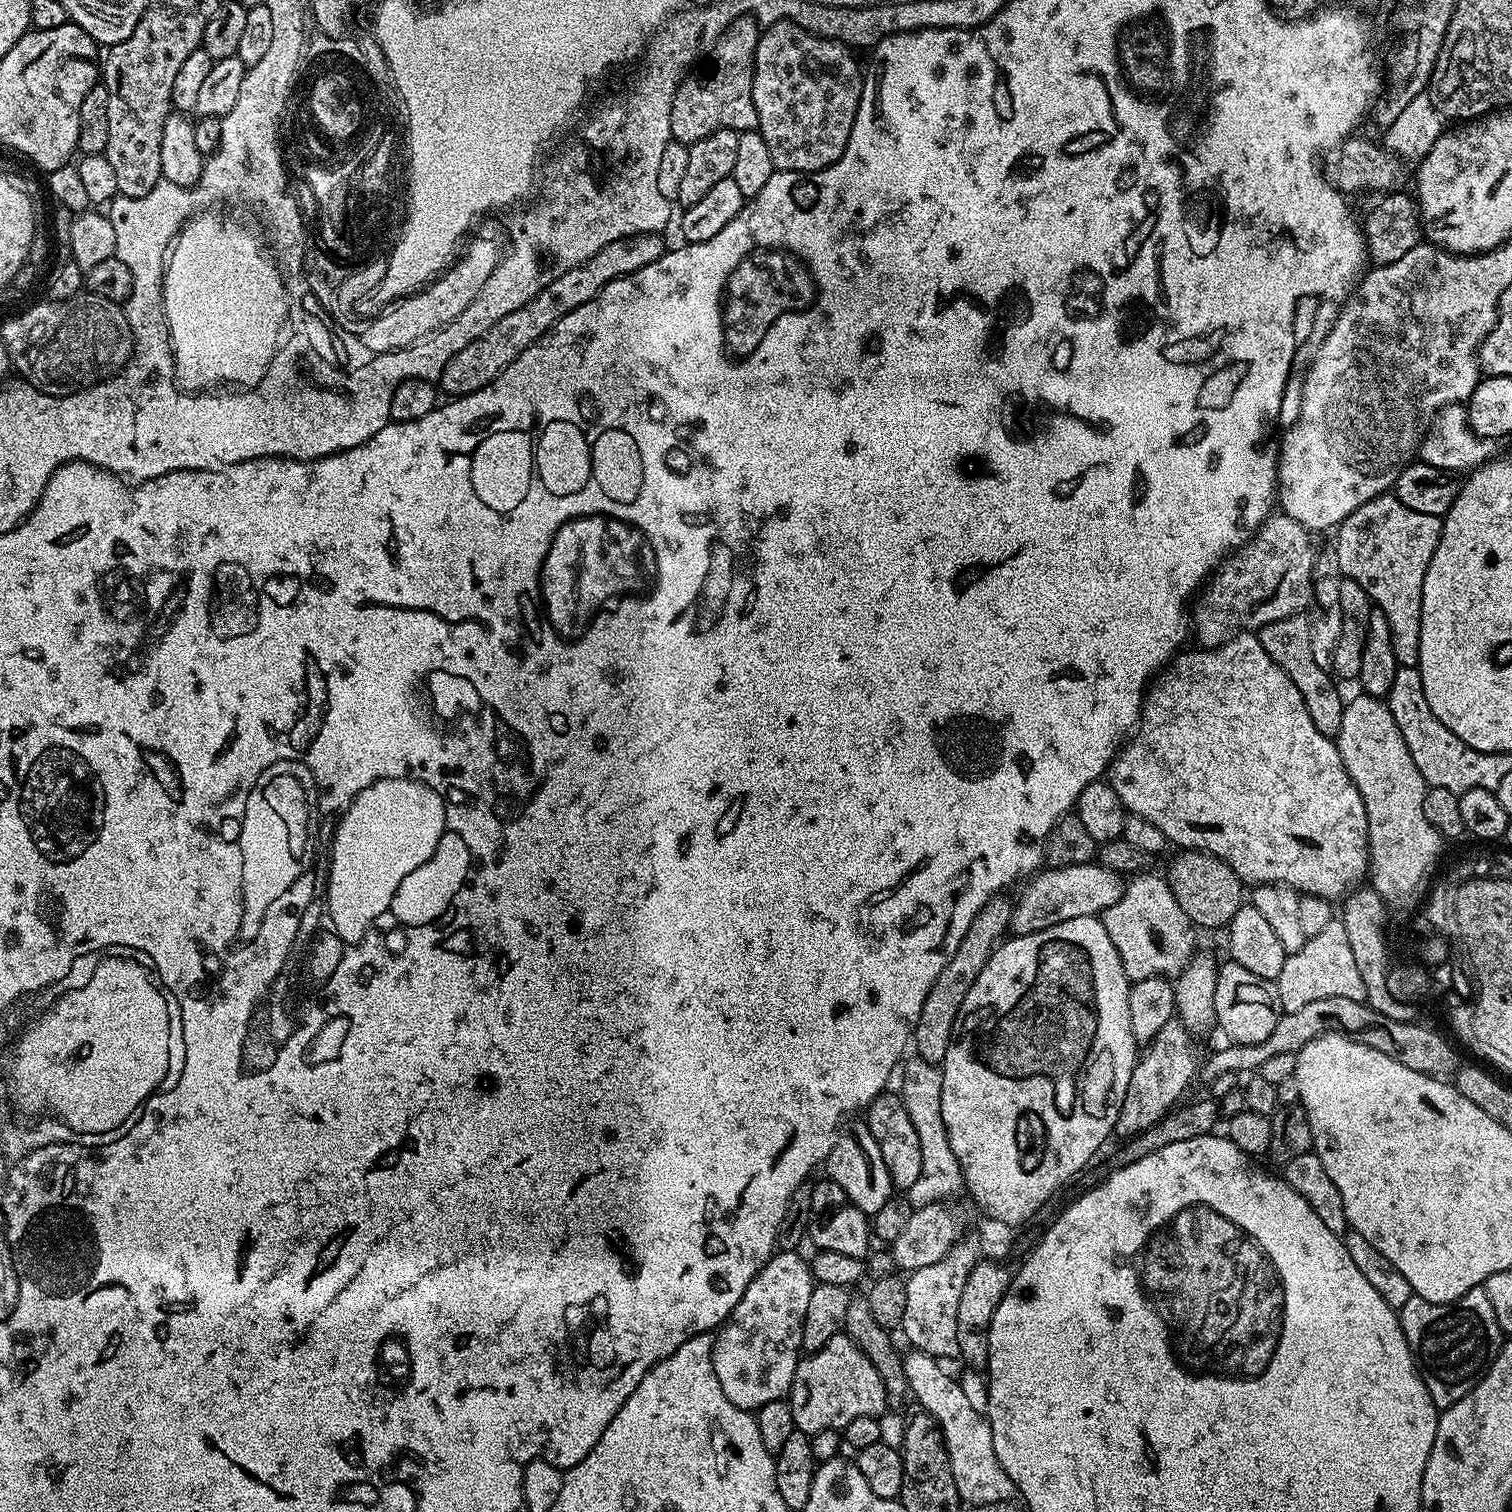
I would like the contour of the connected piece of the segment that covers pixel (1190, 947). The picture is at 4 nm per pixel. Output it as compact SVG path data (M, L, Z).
M1133 875L1125 883L1122 898L1102 914L1106 934L1110 934L1132 982L1155 976L1179 977L1197 951L1197 929L1186 910L1178 906L1178 898L1174 898L1167 879L1163 875L1148 875Z

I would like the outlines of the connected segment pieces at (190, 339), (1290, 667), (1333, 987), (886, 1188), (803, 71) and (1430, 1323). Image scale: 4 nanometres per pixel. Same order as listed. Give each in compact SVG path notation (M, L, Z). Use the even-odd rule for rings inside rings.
M161 178L161 180L159 180L159 181L158 181L158 183L157 183L157 184L156 184L156 185L155 185L155 186L154 186L154 190L150 190L150 194L142 194L142 198L130 198L130 197L129 197L129 196L122 196L122 195L119 195L119 194L117 194L117 196L115 196L115 197L114 197L114 198L113 198L113 199L112 199L112 203L111 203L111 204L109 204L109 205L107 205L107 208L106 208L106 214L107 214L107 215L108 215L108 217L109 217L109 218L110 218L110 226L114 226L114 242L115 242L115 243L116 243L116 255L117 255L117 256L119 256L119 257L120 257L120 260L121 260L121 261L122 261L122 262L126 262L126 266L130 266L130 270L131 270L131 271L132 271L132 276L140 276L140 284L148 284L148 288L132 288L132 289L133 289L133 290L134 290L134 291L135 291L135 292L136 292L136 296L144 296L144 300L132 300L132 304L156 304L156 288L152 288L152 284L156 284L156 272L164 272L164 283L163 283L163 287L164 287L164 312L165 312L165 322L166 322L166 323L167 323L167 324L168 324L168 332L169 332L169 338L170 338L170 340L171 340L171 342L172 342L172 352L173 352L173 360L174 360L174 362L175 362L175 363L176 363L176 379L177 379L177 380L181 380L181 381L182 381L182 382L186 382L186 383L187 383L187 385L188 385L188 386L191 386L191 385L199 385L199 384L205 384L205 383L206 383L206 382L252 382L252 381L253 381L253 380L257 380L257 378L259 378L259 377L260 377L260 375L262 375L262 374L263 374L263 372L264 372L264 367L265 367L265 366L266 366L266 365L268 365L268 359L270 359L270 357L271 357L271 355L272 355L272 351L274 351L274 341L276 341L276 327L278 327L278 325L279 325L279 323L280 323L280 319L282 319L282 317L283 317L283 315L284 315L284 308L285 308L285 297L284 297L284 291L283 291L283 290L282 290L282 288L283 288L283 278L282 278L282 276L281 276L281 274L280 274L280 273L279 273L279 272L278 272L278 270L277 270L277 269L276 269L276 266L277 266L277 264L268 264L268 260L264 260L264 252L260 252L260 244L256 244L256 240L252 240L252 236L248 236L248 227L249 227L249 225L248 225L248 224L247 224L247 223L244 223L244 222L242 222L242 223L241 223L241 224L239 224L239 222L238 222L238 221L236 221L236 220L231 220L231 218L230 218L230 217L228 217L228 216L223 216L223 214L222 214L222 213L220 213L220 210L209 210L209 211L203 211L203 212L201 212L201 213L200 213L200 214L199 214L199 215L195 215L195 216L191 216L191 215L190 215L190 214L189 214L189 213L188 213L188 208L192 208L192 200L188 200L188 196L184 196L184 188L183 188L183 187L182 187L182 186L178 186L178 185L177 185L177 184L175 184L175 183L174 183L174 182L170 182L170 181L169 181L169 180L166 180L166 179L163 179L163 178ZM179 232L180 232L180 237L178 237L178 238L177 238L177 240L176 240L176 245L174 245L174 246L173 246L173 248L172 248L172 257L170 257L170 258L169 258L169 260L168 260L168 264L167 264L167 263L166 263L166 262L164 262L164 255L166 255L166 254L167 254L167 252L168 252L168 247L170 247L170 246L171 246L171 244L172 244L172 239L174 239L174 238L175 238L175 236L176 236L176 235L178 235L178 234L179 234Z
M1301 614L1290 618L1278 618L1278 622L1270 622L1262 626L1258 635L1266 654L1270 654L1270 658L1274 658L1274 662L1278 662L1282 670L1286 670L1290 682L1298 686L1298 694L1302 694L1302 702L1306 702L1306 711L1314 721L1314 727L1320 733L1335 738L1342 730L1342 714L1346 700L1345 697L1340 697L1341 685L1334 679L1333 673L1327 668L1318 666L1318 661L1314 659L1310 647L1311 629L1311 619Z
M1334 918L1321 933L1309 936L1302 950L1288 953L1282 974L1278 974L1275 982L1280 1007L1284 1012L1299 1010L1301 1006L1322 998L1354 998L1363 1001L1367 998L1365 983L1362 982L1361 972L1350 950L1349 935L1340 918Z
M867 1123L850 1124L837 1135L830 1150L826 1161L826 1169L828 1168L826 1176L827 1179L838 1182L842 1190L846 1190L848 1203L871 1218L878 1210L882 1210L882 1206L886 1206L888 1200L893 1199L892 1179L886 1170L886 1162L882 1162L878 1142L874 1142L874 1134L870 1134Z
M785 18L777 19L774 26L768 26L760 33L760 41L756 47L756 69L752 79L752 97L754 98L754 110L758 110L758 130L762 138L766 138L766 146L770 146L770 158L777 170L782 172L799 172L807 174L810 172L821 172L828 168L846 150L848 139L852 133L852 127L856 121L856 111L860 105L860 95L864 89L865 73L862 64L855 60L853 49L847 44L840 44L836 40L827 40L821 36L815 36L813 32L807 32L802 26L790 22Z
M1483 1287L1470 1290L1449 1304L1435 1304L1413 1294L1410 1302L1399 1308L1398 1315L1420 1377L1426 1382L1426 1390L1430 1390L1437 1409L1449 1408L1461 1400L1498 1358L1502 1333Z

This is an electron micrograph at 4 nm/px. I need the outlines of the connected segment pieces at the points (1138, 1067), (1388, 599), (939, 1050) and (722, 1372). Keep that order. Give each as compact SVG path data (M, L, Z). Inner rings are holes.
M1172 1019L1170 1022L1166 1022L1166 1026L1162 1026L1162 1030L1151 1040L1149 1044L1139 1053L1134 1070L1130 1074L1130 1089L1134 1090L1131 1093L1130 1099L1126 1099L1122 1102L1122 1112L1118 1118L1118 1122L1115 1126L1115 1131L1128 1132L1137 1134L1143 1132L1145 1128L1152 1128L1156 1125L1157 1117L1151 1116L1150 1113L1144 1112L1147 1108L1152 1108L1155 1104L1165 1104L1164 1108L1172 1110L1177 1107L1180 1095L1188 1088L1188 1083L1193 1079L1194 1081L1198 1076L1198 1059L1196 1060L1196 1044L1194 1041L1193 1033L1189 1032L1179 1019Z
M1394 494L1375 496L1370 502L1358 506L1354 514L1347 516L1335 529L1334 547L1341 577L1358 582L1362 590L1380 609L1389 623L1393 640L1394 656L1399 667L1415 668L1420 662L1420 635L1422 634L1422 582L1426 578L1426 570L1430 566L1430 558L1434 558L1434 550L1440 541L1443 519L1434 514L1418 514L1418 510L1410 510L1410 506L1402 506L1402 502Z
M1007 895L992 896L990 902L986 902L984 909L974 918L970 924L970 930L966 932L966 938L962 938L962 946L954 952L954 958L950 960L930 988L930 994L926 996L926 1002L922 1006L922 1014L916 1023L914 1033L915 1055L925 1062L937 1066L943 1065L946 1058L946 1050L950 1050L952 1035L956 1029L956 1019L960 1013L962 1002L966 994L970 994L970 986L982 974L982 970L992 957L992 951L996 945L1005 939L1006 933L1012 927L1013 901L1007 900Z
M777 1251L766 1262L766 1266L746 1286L746 1294L734 1306L734 1310L724 1321L712 1346L714 1374L722 1386L722 1394L734 1402L734 1406L749 1410L759 1410L766 1402L783 1400L792 1391L794 1370L802 1359L802 1326L806 1322L806 1309L810 1307L810 1294L814 1287L812 1269L807 1259L800 1257L799 1251Z

